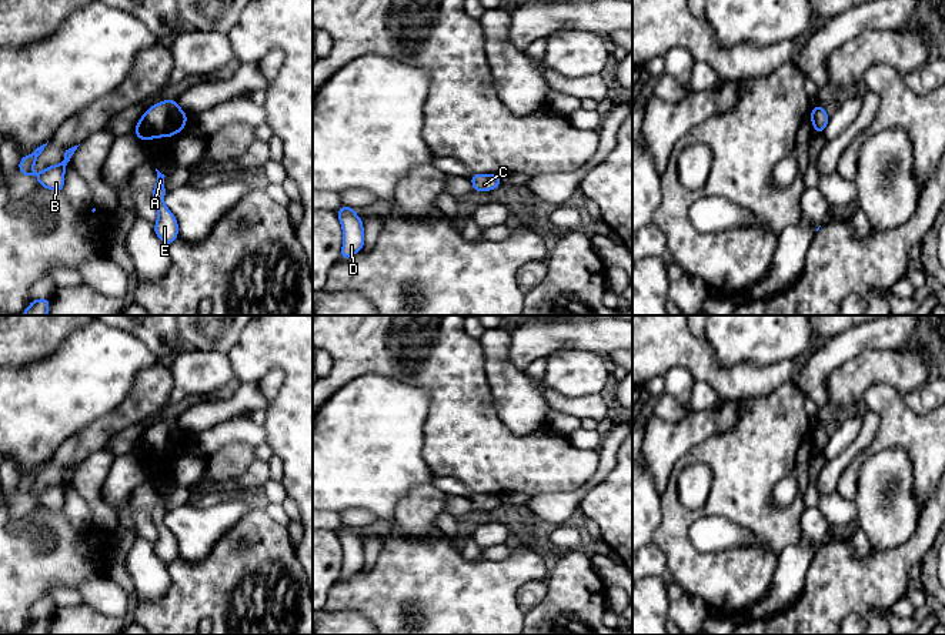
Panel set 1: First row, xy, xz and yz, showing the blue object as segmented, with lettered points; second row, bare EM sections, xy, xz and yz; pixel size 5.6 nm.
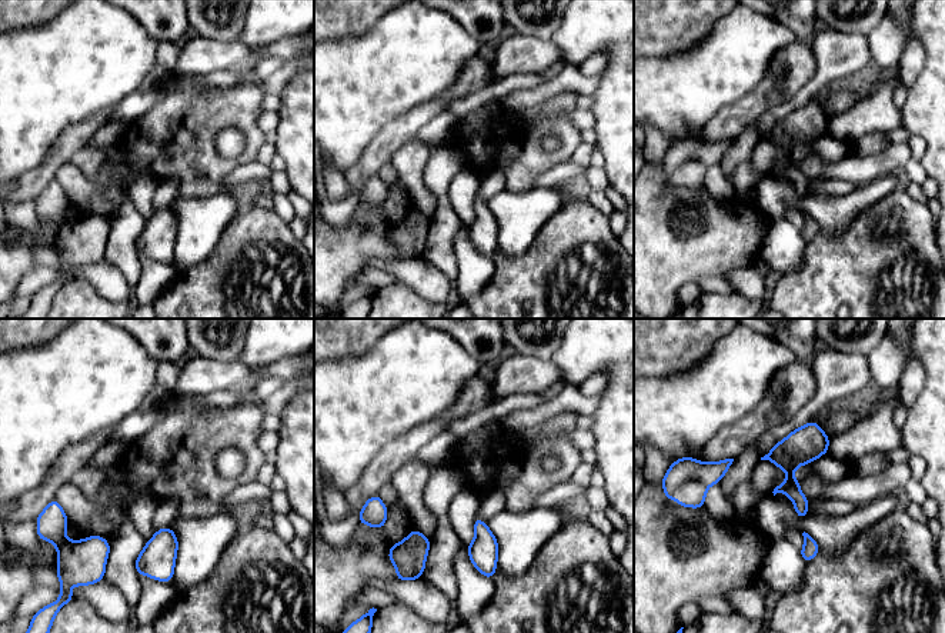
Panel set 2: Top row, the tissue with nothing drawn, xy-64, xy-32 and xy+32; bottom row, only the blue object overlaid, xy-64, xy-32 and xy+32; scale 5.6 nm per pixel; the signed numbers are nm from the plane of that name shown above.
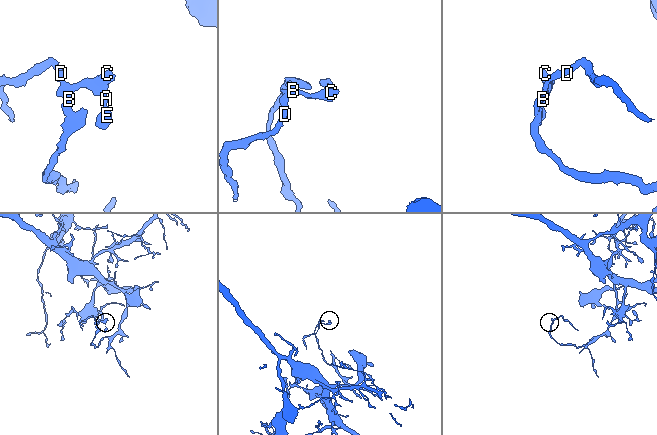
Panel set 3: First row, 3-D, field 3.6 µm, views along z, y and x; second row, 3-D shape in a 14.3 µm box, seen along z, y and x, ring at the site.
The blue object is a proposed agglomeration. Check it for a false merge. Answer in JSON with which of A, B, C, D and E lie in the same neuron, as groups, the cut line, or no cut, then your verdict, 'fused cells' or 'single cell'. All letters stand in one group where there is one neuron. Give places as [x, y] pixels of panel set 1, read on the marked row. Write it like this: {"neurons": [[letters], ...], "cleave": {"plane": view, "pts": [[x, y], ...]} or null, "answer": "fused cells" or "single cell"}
{"neurons": [["A", "B", "C", "D", "E"]], "cleave": null, "answer": "single cell"}

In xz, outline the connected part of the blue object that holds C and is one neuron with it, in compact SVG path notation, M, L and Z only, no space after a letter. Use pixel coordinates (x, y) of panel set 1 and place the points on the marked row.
M474 173L470 177L470 180L472 183L472 191L490 191L501 186L501 180L498 174Z

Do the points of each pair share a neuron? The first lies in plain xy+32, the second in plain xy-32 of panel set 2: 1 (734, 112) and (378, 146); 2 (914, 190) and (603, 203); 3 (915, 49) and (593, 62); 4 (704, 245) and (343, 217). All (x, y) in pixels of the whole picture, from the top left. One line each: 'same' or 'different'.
1: same
2: same
3: same
4: different

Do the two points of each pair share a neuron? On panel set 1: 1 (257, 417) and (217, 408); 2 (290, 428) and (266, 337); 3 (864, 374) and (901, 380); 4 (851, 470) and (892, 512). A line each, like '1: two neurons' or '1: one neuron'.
1: two neurons
2: one neuron
3: one neuron
4: two neurons

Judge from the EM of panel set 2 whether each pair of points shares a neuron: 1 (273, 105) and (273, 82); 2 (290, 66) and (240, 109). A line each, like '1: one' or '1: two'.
1: two
2: two

